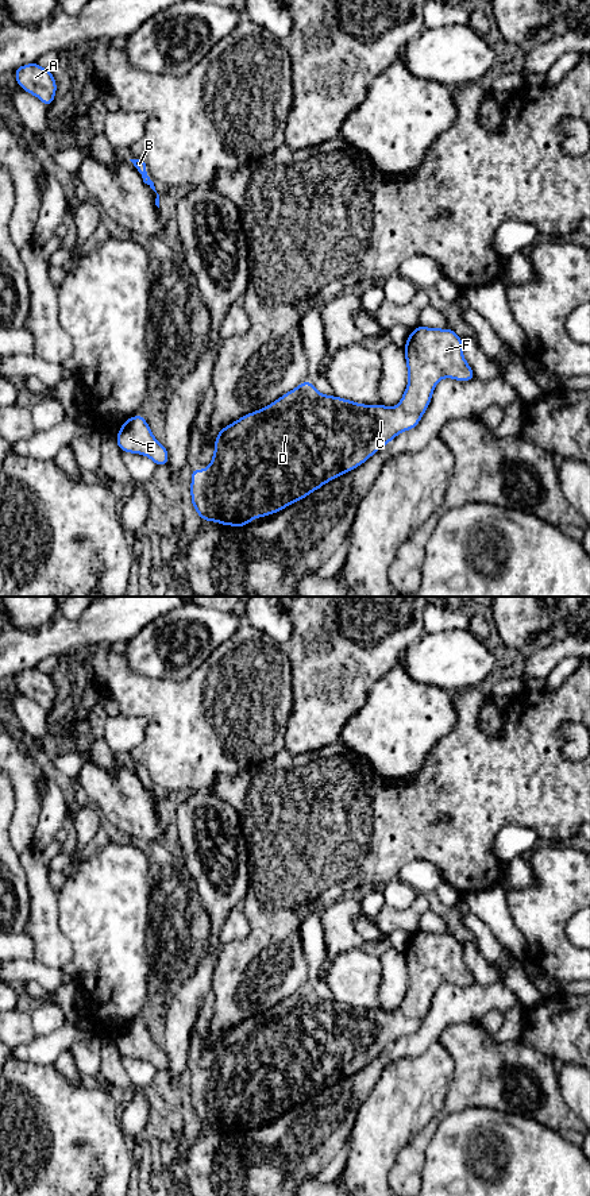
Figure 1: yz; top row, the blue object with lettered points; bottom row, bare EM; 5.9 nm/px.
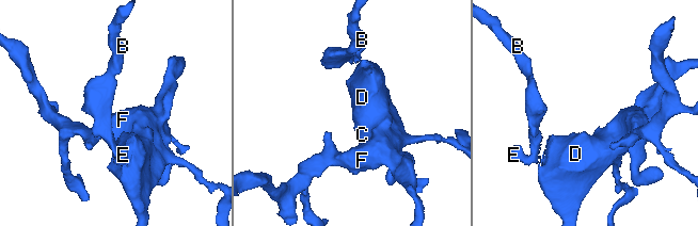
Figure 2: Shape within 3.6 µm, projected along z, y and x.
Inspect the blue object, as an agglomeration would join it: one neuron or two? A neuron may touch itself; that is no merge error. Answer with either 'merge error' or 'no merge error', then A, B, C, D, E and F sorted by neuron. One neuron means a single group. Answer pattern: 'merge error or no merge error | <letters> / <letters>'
no merge error | A B C D E F

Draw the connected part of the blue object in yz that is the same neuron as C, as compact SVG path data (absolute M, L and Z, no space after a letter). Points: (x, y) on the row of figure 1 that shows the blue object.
M419 325L414 329L412 329L406 340L406 344L404 346L402 350L406 358L408 386L402 394L401 401L394 408L387 408L383 404L363 405L336 396L324 396L312 385L311 381L306 379L305 382L300 383L297 387L292 389L286 394L282 394L278 400L275 400L266 408L254 410L252 413L248 413L238 418L232 424L224 427L223 429L220 429L215 439L215 452L212 455L211 464L204 470L197 470L192 467L192 479L190 479L192 505L193 509L197 512L197 514L201 517L201 520L204 522L215 521L221 525L232 525L234 528L239 528L239 526L246 526L254 518L266 517L273 513L284 510L286 506L308 497L311 493L316 491L327 482L333 481L340 475L348 472L350 470L362 466L370 456L373 456L383 445L390 443L401 432L416 428L423 414L425 413L427 408L431 404L435 386L441 378L452 378L460 382L468 382L475 378L473 369L470 367L470 364L466 362L463 356L463 340L462 337L458 336L458 333L454 329L448 329L448 328L439 329L439 328L428 328Z

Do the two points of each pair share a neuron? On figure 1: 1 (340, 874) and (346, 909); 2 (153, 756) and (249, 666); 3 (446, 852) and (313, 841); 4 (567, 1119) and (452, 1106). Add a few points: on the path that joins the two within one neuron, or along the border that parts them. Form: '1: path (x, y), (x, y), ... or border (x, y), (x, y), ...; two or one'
1: border (359, 892), (342, 895), (319, 914); two
2: path (180, 748), (235, 693); one
3: path (413, 841), (346, 841); one
4: path (543, 1087), (532, 1068), (505, 1060), (485, 1075); one

